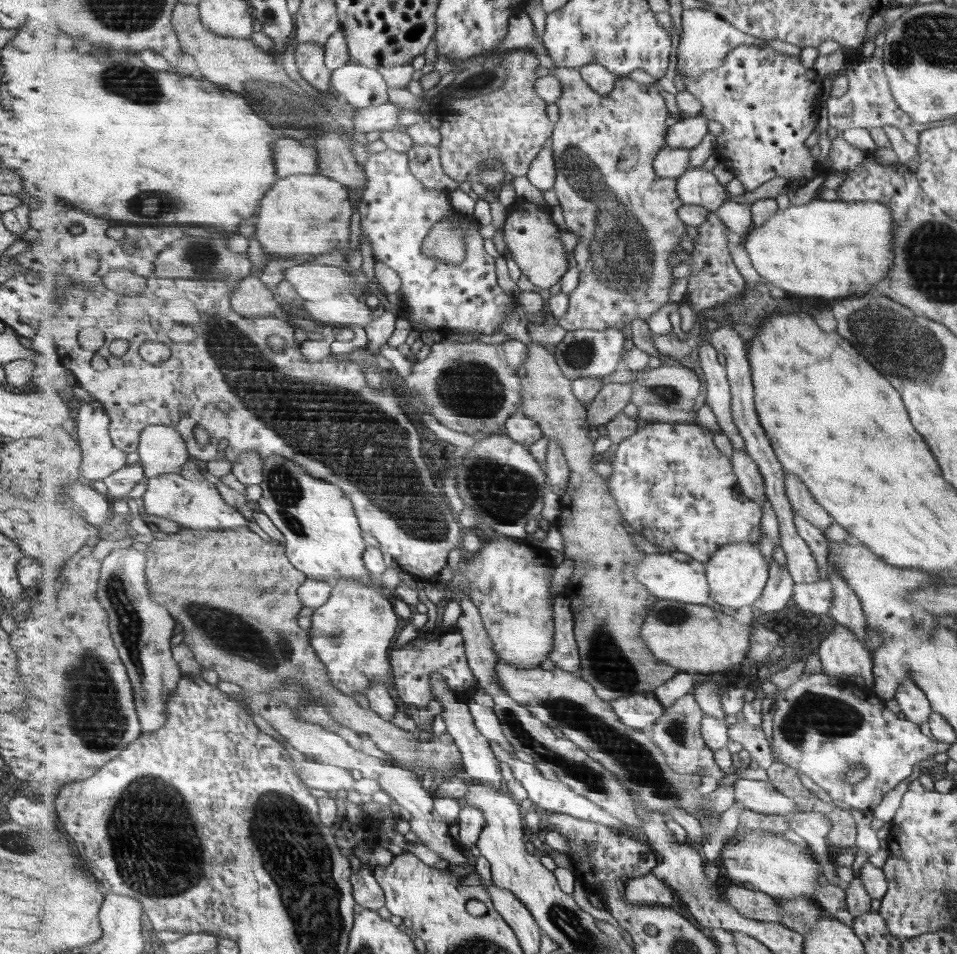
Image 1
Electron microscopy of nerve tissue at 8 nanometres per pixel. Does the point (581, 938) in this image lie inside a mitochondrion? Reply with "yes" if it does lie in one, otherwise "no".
yes

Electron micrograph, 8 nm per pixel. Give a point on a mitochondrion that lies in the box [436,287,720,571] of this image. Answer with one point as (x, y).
(507, 495)

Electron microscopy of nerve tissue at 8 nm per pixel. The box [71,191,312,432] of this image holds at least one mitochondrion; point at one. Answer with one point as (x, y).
(199, 257)

